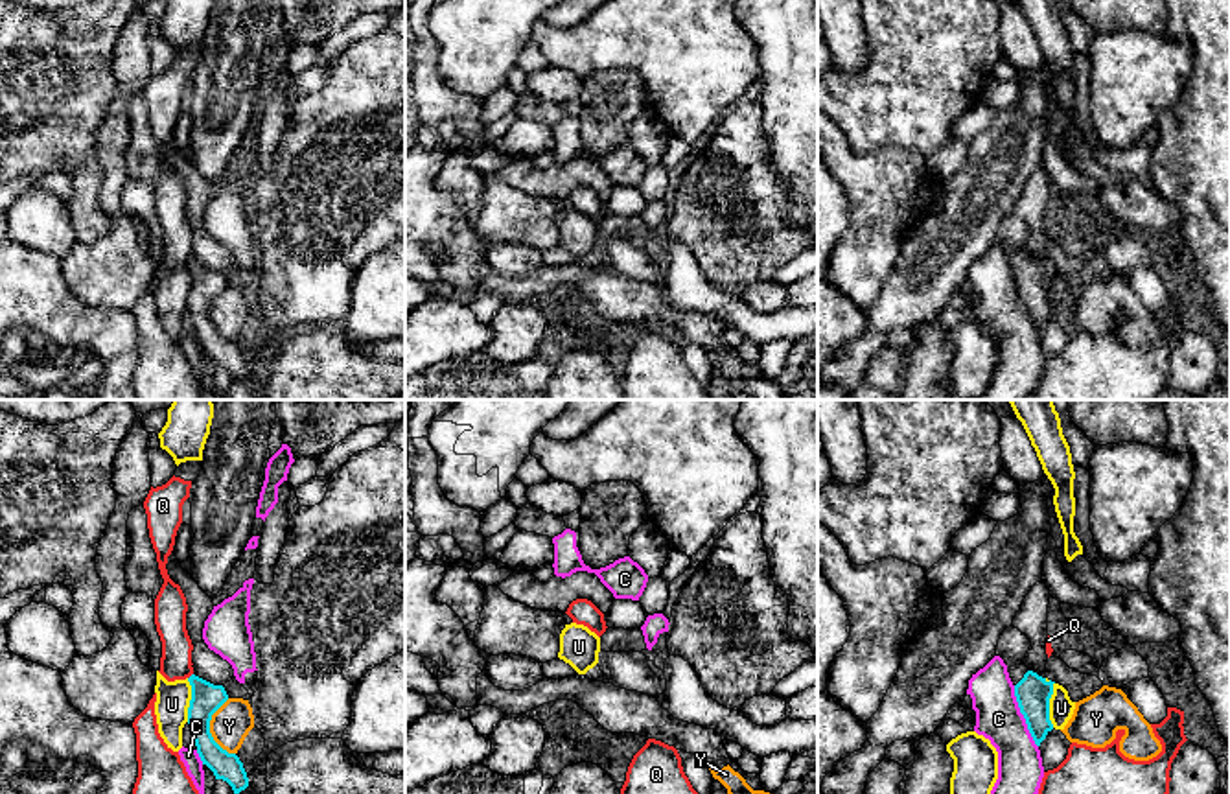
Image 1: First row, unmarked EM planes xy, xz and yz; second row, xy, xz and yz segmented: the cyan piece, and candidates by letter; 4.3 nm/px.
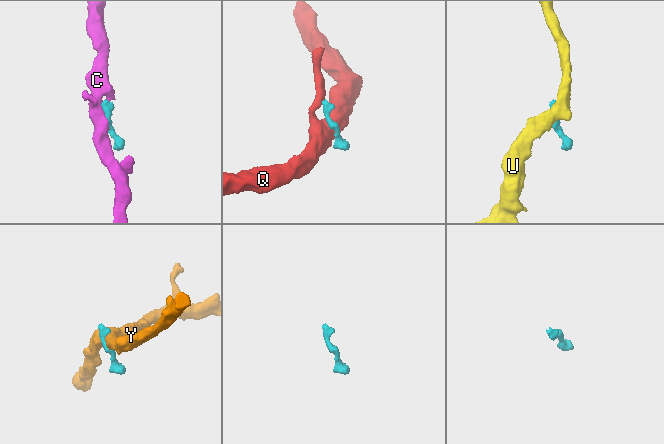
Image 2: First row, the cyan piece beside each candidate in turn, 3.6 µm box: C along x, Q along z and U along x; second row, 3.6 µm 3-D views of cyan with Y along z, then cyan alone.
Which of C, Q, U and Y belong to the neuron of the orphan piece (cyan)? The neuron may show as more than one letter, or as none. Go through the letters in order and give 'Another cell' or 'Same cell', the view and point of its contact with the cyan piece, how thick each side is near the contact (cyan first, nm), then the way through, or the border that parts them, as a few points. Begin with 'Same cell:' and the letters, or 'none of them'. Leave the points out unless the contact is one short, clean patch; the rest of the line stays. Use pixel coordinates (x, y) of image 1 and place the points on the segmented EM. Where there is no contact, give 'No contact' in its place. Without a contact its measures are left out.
Same cell: none of them
C: Another cell. Touches cyan at yz (1024, 717). Thickness 150 nm (cyan) against 200 nm. Boundary: yz (1013, 686), (1019, 712), (1037, 747)
Q: Another cell. Touches cyan at xy (190, 677). Thickness 140 nm (cyan) against 140 nm. Boundary: xy (192, 673), (188, 678)
U: Another cell. Touches cyan at yz (1048, 704). Thickness 150 nm (cyan) against 110 nm. Boundary: yz (1054, 682), (1050, 697), (1052, 726)
Y: Another cell. Touches cyan at xy (208, 730). Thickness 140 nm (cyan) against 170 nm. Boundary: xy (229, 699), (212, 715), (210, 735), (234, 754)

